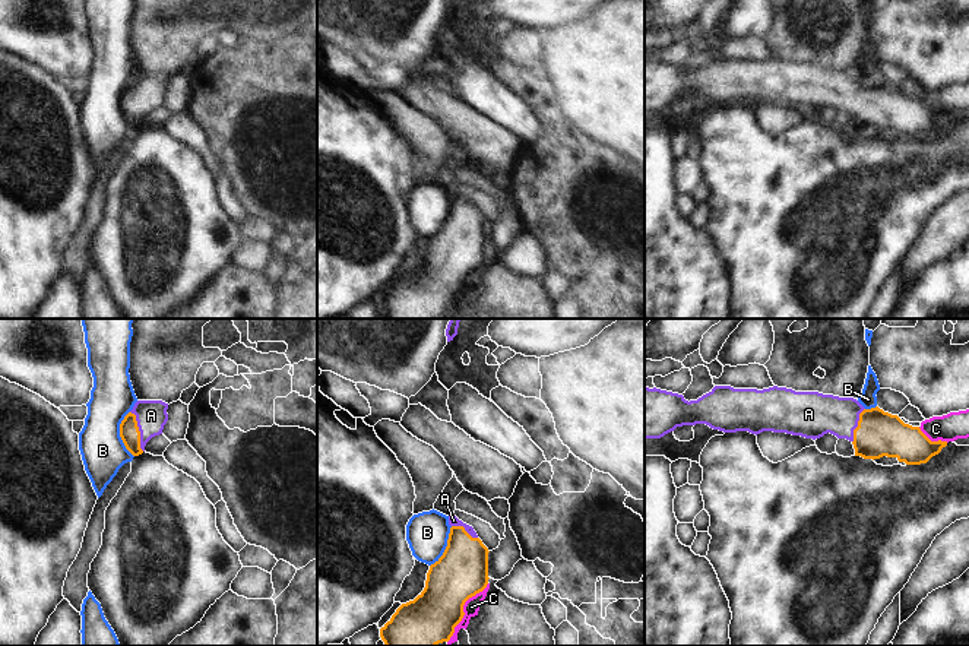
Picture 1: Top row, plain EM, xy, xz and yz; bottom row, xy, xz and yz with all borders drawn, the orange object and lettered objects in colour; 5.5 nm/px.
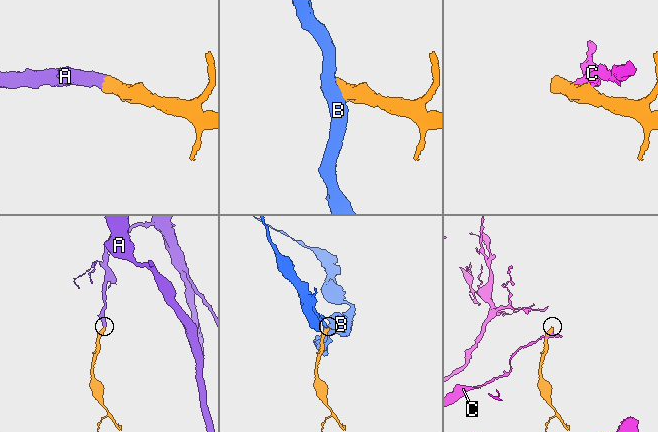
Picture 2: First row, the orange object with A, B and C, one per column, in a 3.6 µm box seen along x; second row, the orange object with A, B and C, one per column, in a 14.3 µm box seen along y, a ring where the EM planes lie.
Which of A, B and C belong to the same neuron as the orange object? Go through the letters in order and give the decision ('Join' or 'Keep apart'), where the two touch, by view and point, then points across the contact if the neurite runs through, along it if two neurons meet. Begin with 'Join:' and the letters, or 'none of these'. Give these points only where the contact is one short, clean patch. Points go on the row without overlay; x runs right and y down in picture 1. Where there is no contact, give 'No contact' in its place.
Join: A
A: Join. Touches orange at xy (139, 104). Path across: xy (129, 104), (139, 104), (151, 88)
B: Keep apart. Touches orange at xy (120, 107)
C: Keep apart. Touches orange at xz (462, 284)

